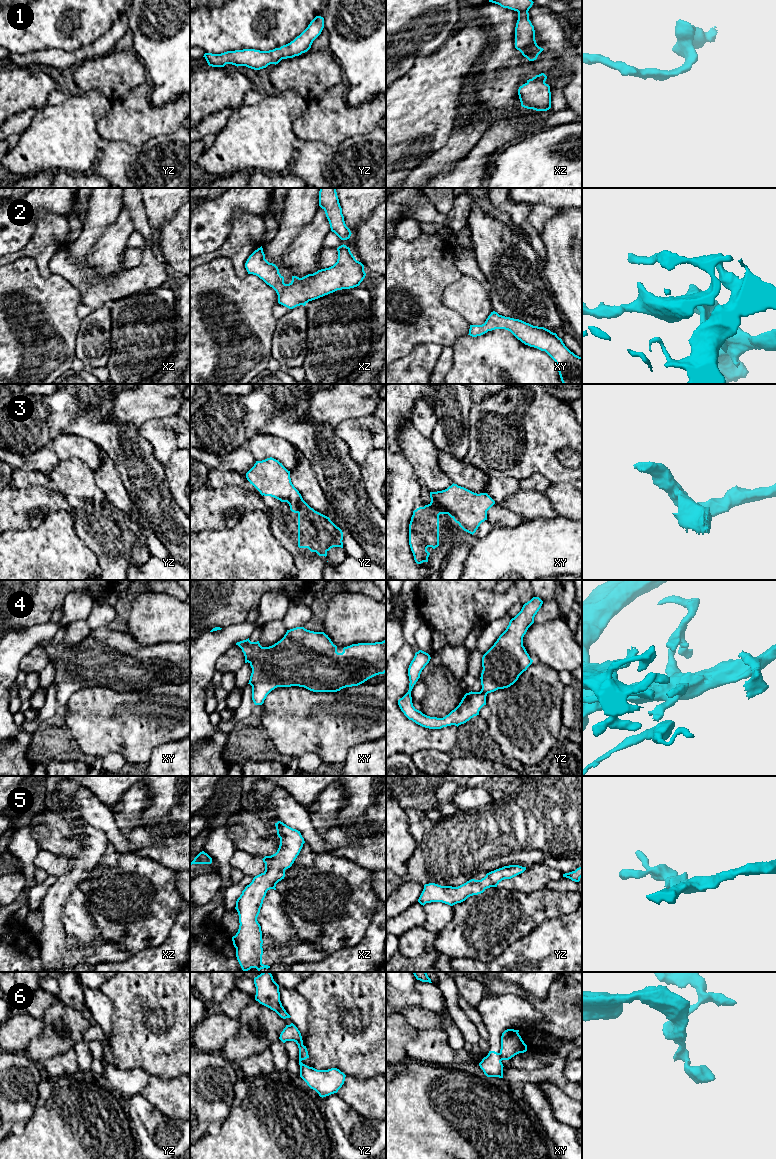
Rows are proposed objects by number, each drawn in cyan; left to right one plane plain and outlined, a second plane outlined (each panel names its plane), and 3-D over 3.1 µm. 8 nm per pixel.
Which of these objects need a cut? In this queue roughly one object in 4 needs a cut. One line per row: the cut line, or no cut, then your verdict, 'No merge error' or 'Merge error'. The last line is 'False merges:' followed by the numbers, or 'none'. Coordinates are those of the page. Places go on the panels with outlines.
1: No split. No merge error
2: No split. No merge error
3: Split along xy (430, 502), (436, 502), (447, 513). Merge error
4: No split. No merge error
5: No split. No merge error
6: Split along xy (499, 1053), (501, 1060). Merge error
False merges: 3, 6

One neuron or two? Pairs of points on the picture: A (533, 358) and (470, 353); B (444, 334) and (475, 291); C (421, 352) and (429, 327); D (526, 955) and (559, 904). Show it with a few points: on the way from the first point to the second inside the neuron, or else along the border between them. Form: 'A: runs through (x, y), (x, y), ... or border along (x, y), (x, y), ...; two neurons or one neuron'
A: runs through (517, 358), (486, 357); one neuron
B: border along (441, 298), (445, 305), (455, 310), (470, 324); two neurons
C: border along (443, 346), (437, 343), (423, 342), (404, 355); two neurons
D: border along (571, 912), (545, 919), (529, 932); two neurons

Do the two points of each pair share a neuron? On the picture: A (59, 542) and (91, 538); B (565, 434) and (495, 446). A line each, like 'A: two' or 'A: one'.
A: two
B: one

